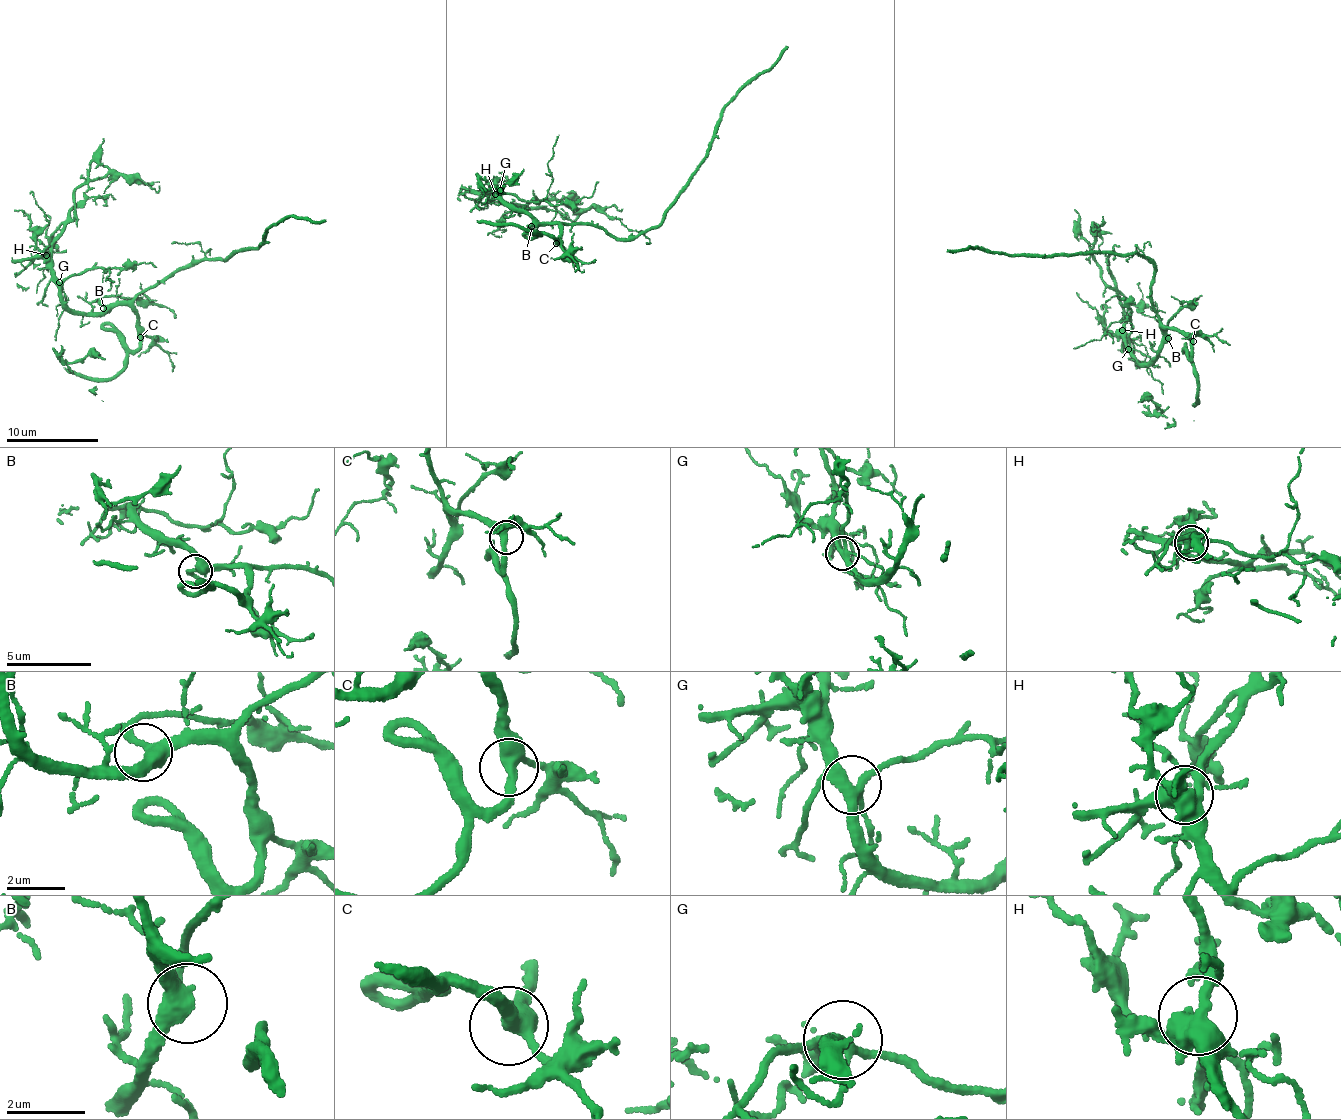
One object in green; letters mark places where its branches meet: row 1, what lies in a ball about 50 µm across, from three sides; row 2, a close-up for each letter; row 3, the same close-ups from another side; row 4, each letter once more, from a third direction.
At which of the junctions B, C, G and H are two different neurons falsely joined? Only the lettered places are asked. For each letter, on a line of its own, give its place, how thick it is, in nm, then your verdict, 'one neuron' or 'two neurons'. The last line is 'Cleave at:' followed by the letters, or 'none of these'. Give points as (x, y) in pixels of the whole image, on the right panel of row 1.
B: at (1168, 338); 360 nm thick; one neuron
C: at (1193, 341); 340 nm thick; one neuron
G: at (1128, 349); 320 nm thick; one neuron
H: at (1122, 330); 500 nm thick; one neuron
Cleave at: none of these

